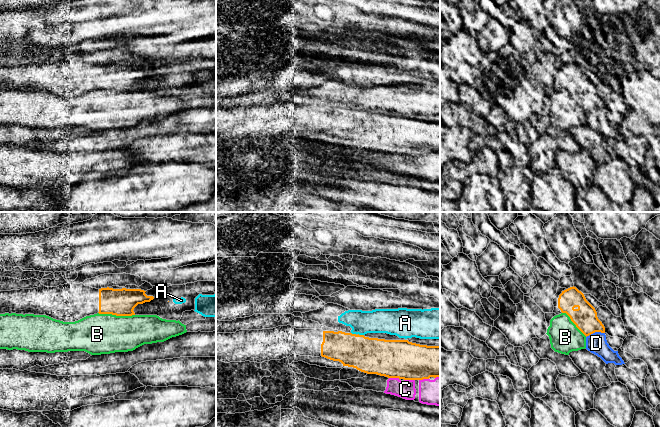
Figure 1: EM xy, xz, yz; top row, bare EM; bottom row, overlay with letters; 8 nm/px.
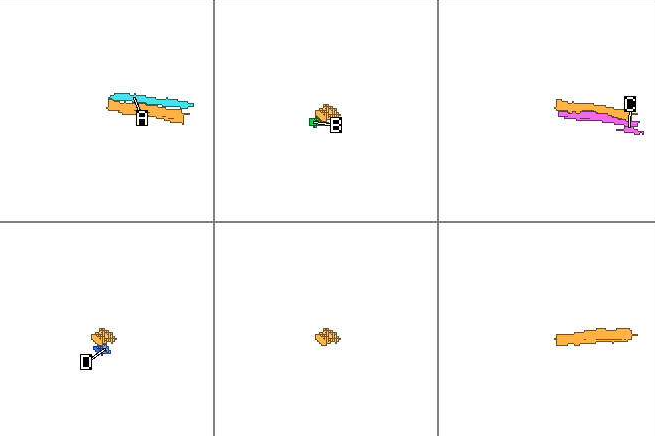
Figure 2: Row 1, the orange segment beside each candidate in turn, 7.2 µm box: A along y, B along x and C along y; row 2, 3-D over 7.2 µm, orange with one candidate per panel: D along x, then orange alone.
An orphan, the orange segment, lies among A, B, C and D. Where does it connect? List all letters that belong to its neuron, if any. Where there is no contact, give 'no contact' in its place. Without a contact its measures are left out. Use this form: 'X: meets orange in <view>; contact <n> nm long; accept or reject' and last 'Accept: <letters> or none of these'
A: meets orange in xz; contact 50 nm long; reject
B: meets orange in xy; contact 300 nm long; reject
C: meets orange in xz; contact 90 nm long; reject
D: meets orange in yz; contact 160 nm long; reject
Accept: none of these

